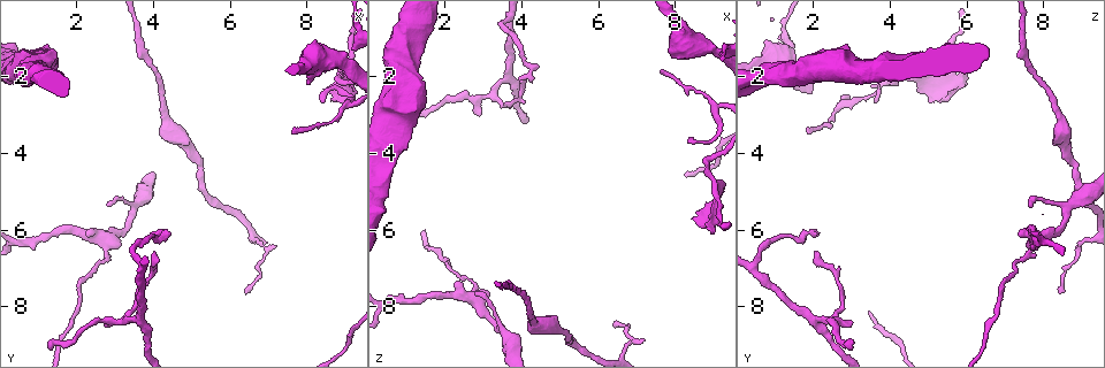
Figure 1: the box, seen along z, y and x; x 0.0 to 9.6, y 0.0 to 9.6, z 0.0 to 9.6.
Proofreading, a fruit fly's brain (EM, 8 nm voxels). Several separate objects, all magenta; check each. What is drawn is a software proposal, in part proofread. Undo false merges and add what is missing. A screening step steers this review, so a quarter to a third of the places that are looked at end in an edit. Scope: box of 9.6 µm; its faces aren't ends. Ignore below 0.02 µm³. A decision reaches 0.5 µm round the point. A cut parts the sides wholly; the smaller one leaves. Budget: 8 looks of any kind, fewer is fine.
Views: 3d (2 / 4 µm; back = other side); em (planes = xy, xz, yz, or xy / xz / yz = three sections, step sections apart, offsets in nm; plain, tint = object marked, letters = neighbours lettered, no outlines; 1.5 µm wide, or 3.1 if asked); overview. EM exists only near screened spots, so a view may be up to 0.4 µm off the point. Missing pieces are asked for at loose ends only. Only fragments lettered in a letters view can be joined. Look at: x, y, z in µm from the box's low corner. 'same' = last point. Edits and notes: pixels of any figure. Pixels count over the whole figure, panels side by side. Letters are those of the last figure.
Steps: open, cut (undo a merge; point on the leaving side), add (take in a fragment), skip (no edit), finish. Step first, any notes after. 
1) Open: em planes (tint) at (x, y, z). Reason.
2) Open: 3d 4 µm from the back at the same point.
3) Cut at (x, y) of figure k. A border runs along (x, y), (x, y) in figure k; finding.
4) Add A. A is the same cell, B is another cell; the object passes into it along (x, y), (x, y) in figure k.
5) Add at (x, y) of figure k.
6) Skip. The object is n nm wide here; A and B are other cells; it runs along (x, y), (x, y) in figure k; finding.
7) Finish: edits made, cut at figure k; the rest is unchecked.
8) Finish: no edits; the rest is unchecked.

Open: 3d 2 µm at (2.75, 6.80, 7.35). Thick turns thin.

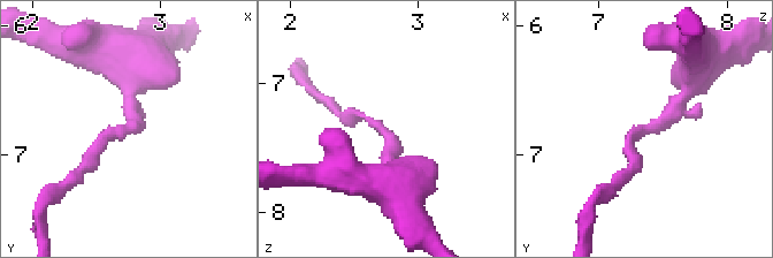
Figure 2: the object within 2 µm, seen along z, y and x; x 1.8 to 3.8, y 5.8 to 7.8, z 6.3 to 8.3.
Open: em xz step 8 (tint) at (2.76, 6.80, 7.42).

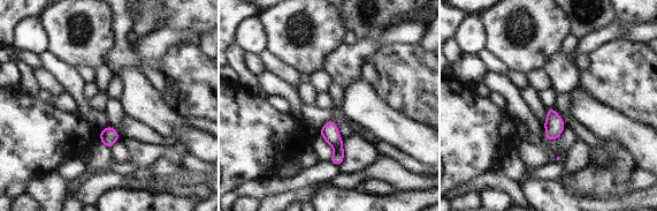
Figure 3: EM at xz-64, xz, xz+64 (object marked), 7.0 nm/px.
Open: em planes (letters) at the same point.

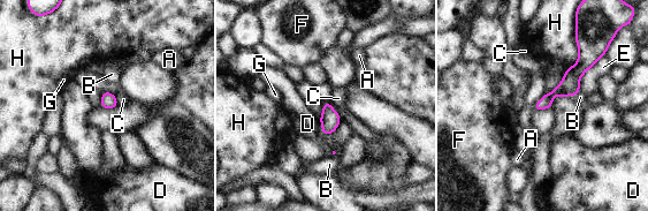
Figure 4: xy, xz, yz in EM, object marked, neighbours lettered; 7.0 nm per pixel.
Skip. The longest contact is with E, 320 nm; A, B, C, D, E, F, G and H are other cells; a border runs along (319, 118), (322, 134) in figure 4; one neuron here.

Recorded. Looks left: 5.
Open: em planes (letters) at (1.35, 9.10, 2.90). Free end.

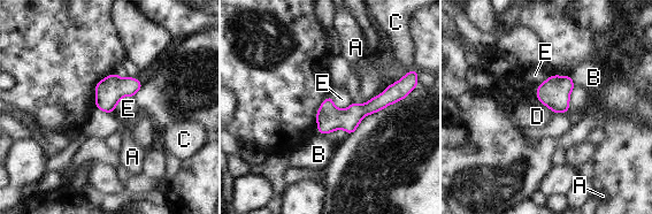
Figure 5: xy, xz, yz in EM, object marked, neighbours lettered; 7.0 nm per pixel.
Skip. A, B, C, D and E are other cells; it runs along (393, 93), (321, 129) in figure 5; no lettered fragment goes on from it.

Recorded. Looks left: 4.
Open: 3d 2 µm at (2.90, 8.40, 3.00). Thin end.

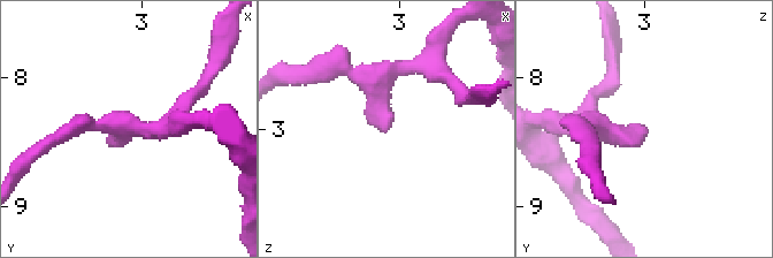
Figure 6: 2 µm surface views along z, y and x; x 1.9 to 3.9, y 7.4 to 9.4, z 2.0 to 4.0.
Open: em planes (letters) at (2.92, 8.36, 3.00). Shape alone is not enough.

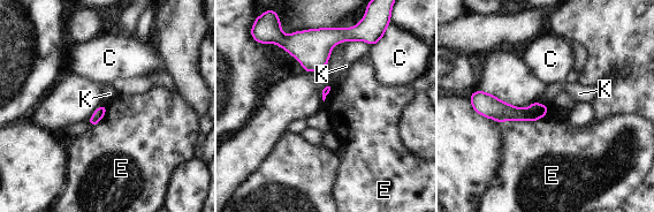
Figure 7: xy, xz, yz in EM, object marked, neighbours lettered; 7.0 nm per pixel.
Skip. The longest contact is with E, 360 nm; C, E and K are other cells; none of them fits.

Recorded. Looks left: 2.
Finish: no edits; the rest is unchecked.

